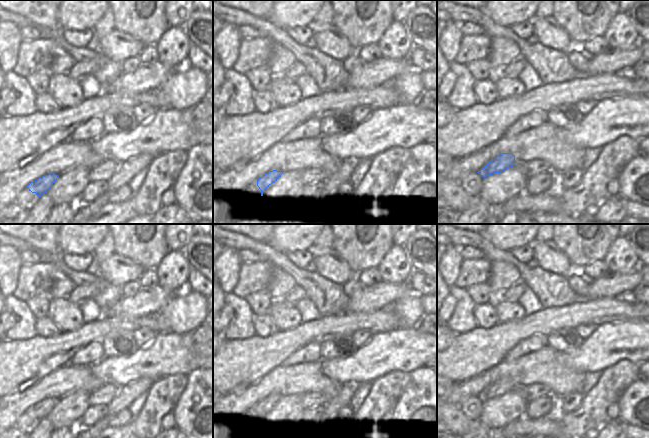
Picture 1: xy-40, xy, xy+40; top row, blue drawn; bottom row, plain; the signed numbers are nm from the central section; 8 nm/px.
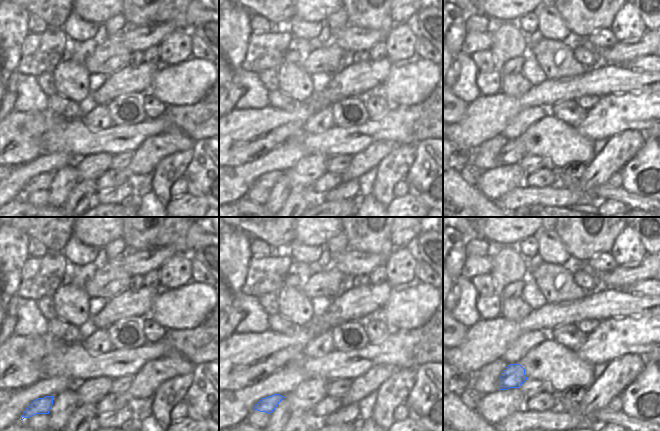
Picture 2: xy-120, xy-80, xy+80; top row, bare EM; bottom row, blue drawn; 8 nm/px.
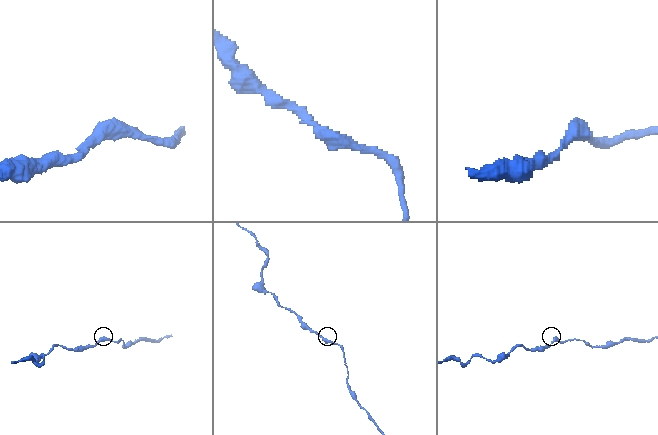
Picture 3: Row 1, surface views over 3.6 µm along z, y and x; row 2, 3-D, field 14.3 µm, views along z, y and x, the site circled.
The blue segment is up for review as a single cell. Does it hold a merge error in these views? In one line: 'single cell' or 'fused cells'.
single cell

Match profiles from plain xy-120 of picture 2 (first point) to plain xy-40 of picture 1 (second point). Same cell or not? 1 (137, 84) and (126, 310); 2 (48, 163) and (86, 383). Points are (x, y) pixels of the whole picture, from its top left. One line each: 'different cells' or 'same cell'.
1: same cell
2: same cell

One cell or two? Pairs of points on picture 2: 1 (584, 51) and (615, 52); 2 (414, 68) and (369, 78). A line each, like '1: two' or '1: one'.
1: two
2: two

